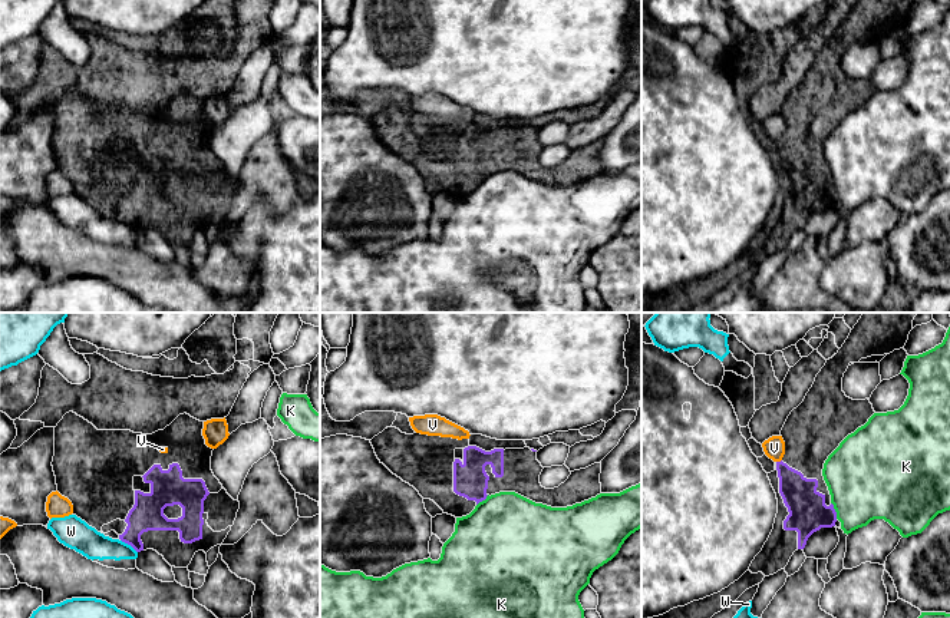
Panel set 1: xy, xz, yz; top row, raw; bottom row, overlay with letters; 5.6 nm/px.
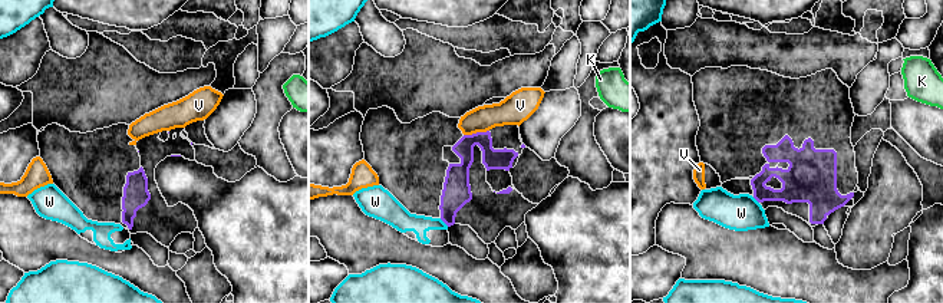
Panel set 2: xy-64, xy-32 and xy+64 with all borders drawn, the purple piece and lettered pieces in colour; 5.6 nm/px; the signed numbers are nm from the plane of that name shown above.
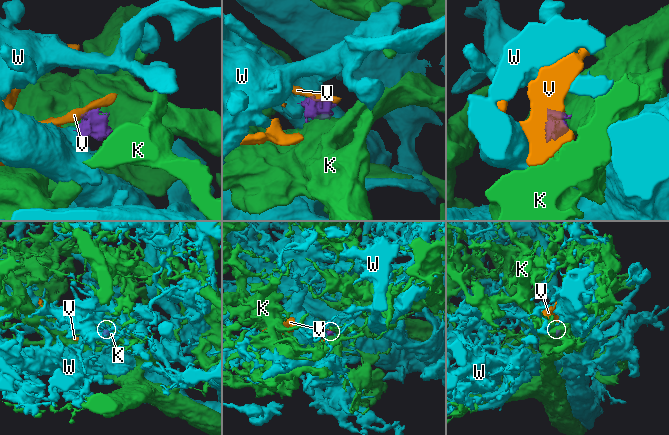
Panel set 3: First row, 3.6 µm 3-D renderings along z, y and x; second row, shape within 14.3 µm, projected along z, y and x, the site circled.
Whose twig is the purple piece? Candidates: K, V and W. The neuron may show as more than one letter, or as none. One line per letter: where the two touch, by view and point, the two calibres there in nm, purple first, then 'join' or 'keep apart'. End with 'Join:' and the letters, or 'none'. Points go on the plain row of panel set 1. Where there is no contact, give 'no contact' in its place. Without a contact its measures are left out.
K: yz (834, 189) | 220/440 nm | keep apart
V: yz (778, 141) | 200/120 nm | keep apart
W: xy (129, 222) | 180/160 nm | keep apart
Join: none

